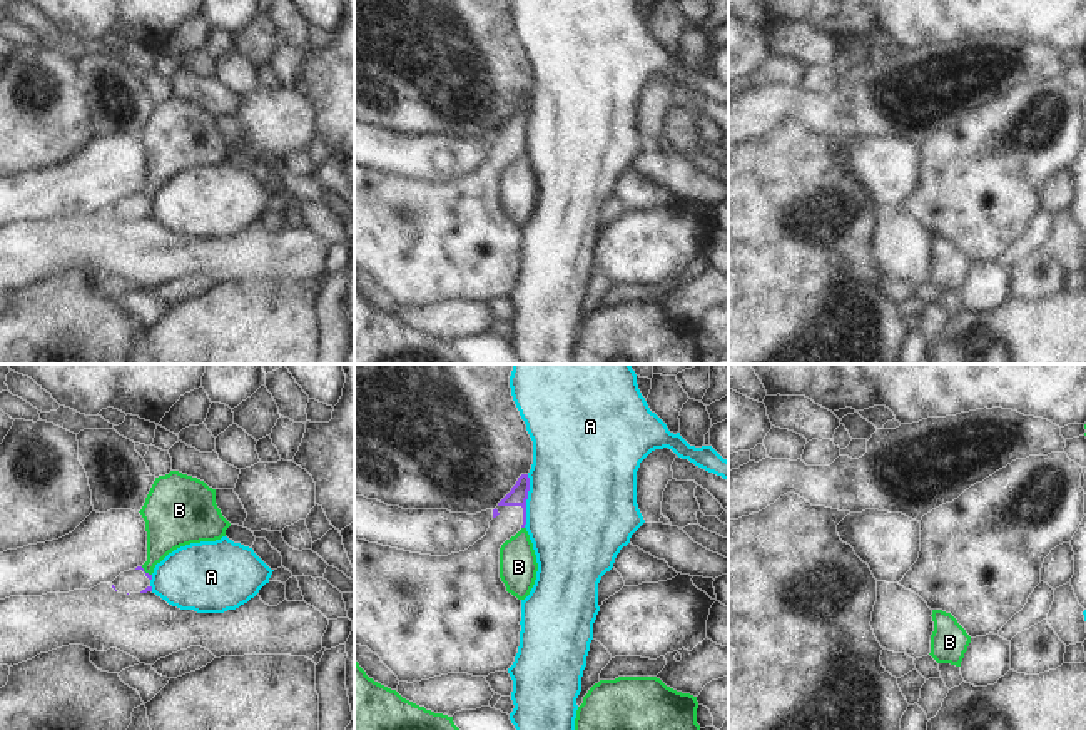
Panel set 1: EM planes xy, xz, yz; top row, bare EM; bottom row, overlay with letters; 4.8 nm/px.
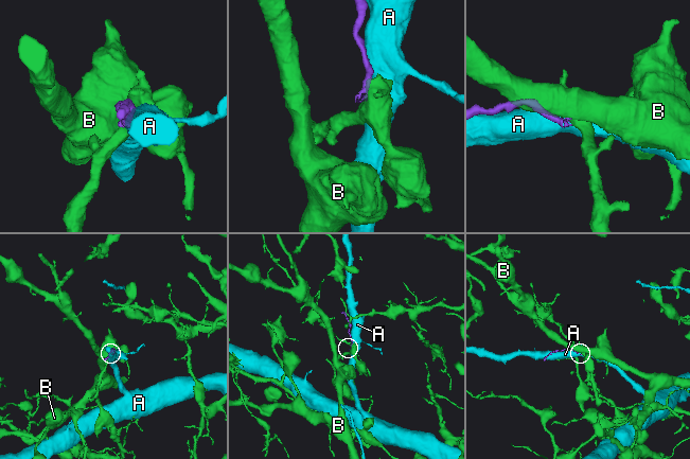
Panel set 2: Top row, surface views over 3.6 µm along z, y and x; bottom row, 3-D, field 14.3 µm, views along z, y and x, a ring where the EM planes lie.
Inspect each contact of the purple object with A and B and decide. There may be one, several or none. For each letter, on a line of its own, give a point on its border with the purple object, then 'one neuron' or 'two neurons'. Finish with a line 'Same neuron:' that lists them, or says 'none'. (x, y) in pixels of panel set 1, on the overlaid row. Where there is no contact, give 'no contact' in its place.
A: contact xz (525, 501); two neurons
B: contact xy (144, 572); two neurons
Same neuron: none

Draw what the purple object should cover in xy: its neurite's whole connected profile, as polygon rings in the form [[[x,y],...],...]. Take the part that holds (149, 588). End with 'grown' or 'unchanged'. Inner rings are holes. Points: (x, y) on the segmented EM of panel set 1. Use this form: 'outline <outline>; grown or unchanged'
outline [[[142,566],[120,573],[114,581],[112,588],[119,593],[147,593],[152,591],[150,586],[152,575],[145,573]]]; grown

